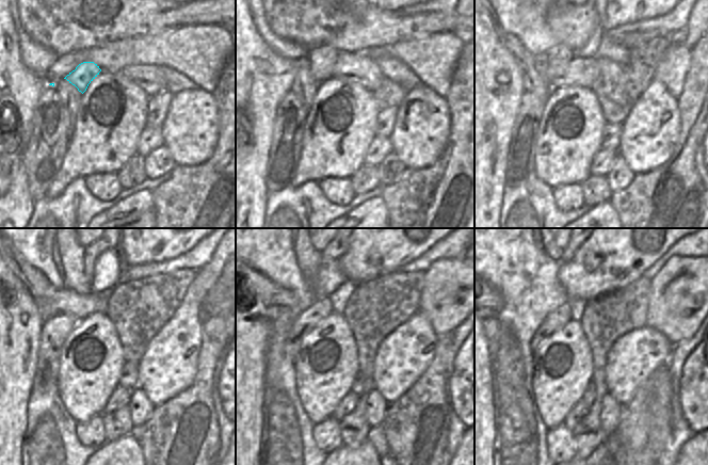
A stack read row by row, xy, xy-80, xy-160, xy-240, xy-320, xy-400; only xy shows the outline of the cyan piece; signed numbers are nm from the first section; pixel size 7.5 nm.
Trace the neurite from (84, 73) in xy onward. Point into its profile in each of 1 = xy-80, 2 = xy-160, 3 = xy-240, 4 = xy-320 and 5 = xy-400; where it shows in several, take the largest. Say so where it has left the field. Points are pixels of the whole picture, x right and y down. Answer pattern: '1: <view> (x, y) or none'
1: xy-80 (322, 60)
2: xy-160 (561, 52)
3: xy-240 (91, 252)
4: xy-320 (335, 250)
5: xy-400 (570, 250)

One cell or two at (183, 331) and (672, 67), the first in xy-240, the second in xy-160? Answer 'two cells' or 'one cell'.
two cells

